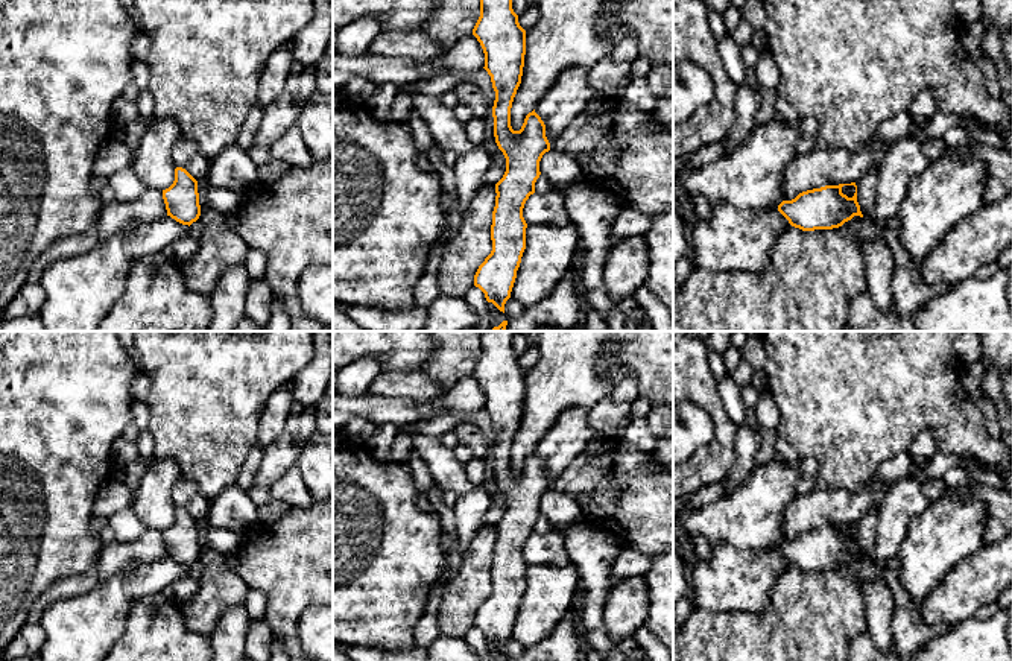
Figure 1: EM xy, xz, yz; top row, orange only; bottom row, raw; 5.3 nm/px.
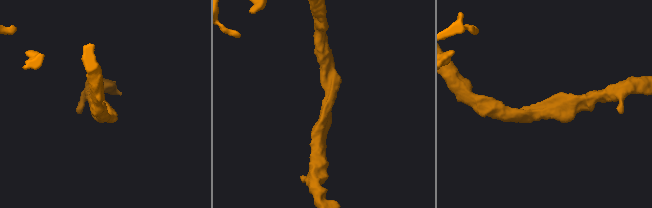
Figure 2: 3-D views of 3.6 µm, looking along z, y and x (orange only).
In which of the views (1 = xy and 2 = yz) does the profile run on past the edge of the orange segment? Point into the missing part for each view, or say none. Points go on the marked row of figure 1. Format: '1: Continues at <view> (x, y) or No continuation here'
1: No continuation here
2: No continuation here

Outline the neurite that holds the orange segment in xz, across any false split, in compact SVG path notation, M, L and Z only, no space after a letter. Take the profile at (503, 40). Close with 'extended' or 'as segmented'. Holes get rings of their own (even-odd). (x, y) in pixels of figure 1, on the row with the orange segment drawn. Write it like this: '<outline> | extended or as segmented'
M480 0L480 17L473 35L483 49L483 68L495 91L494 137L506 158L506 172L495 184L492 251L479 266L474 286L504 313L526 249L527 223L523 208L535 193L535 182L541 175L539 161L550 150L550 143L546 125L535 109L526 115L520 131L511 126L511 108L521 84L526 55L526 30L518 23L512 0Z | as segmented

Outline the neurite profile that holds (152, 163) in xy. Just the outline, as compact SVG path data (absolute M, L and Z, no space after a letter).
M172 117L155 119L134 152L131 169L146 188L166 190L175 181L176 164L172 149L182 135Z

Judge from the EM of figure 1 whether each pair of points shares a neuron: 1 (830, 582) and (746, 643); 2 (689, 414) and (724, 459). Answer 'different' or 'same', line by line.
1: same
2: different

